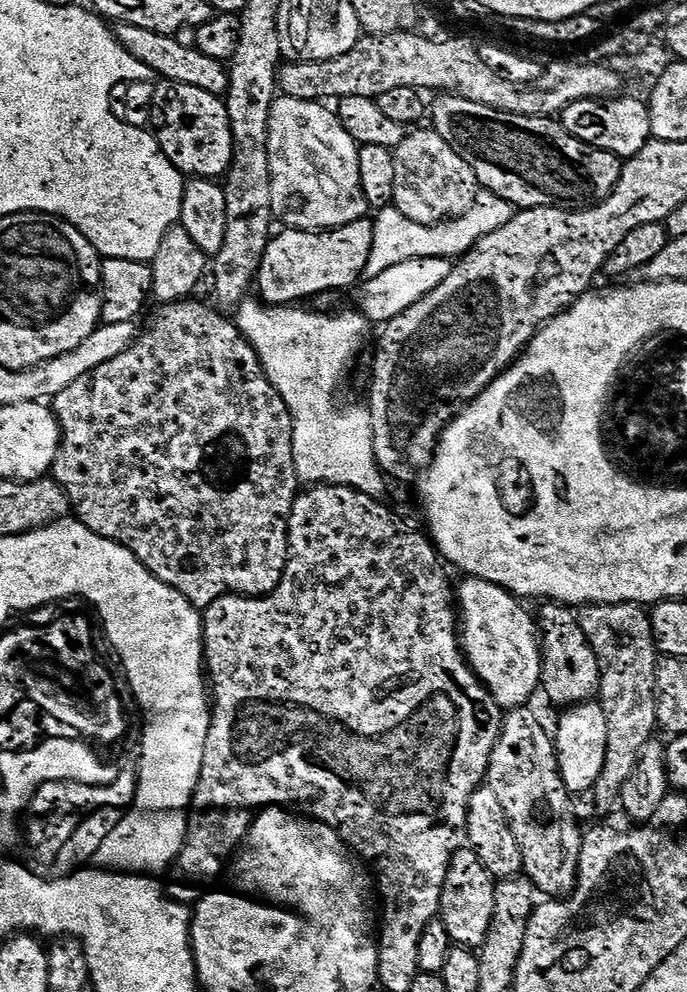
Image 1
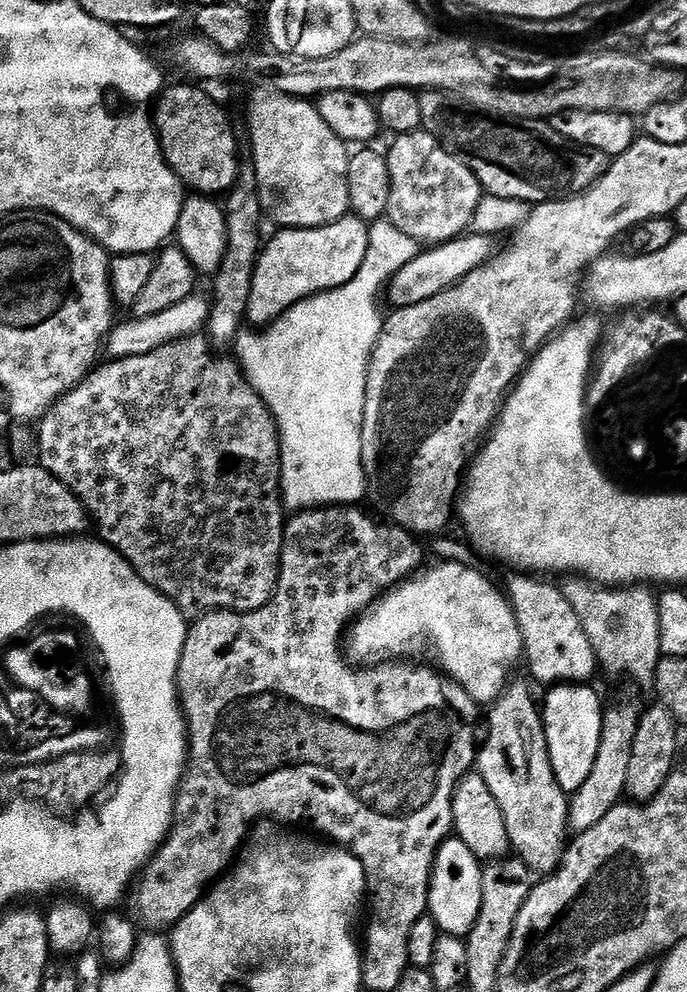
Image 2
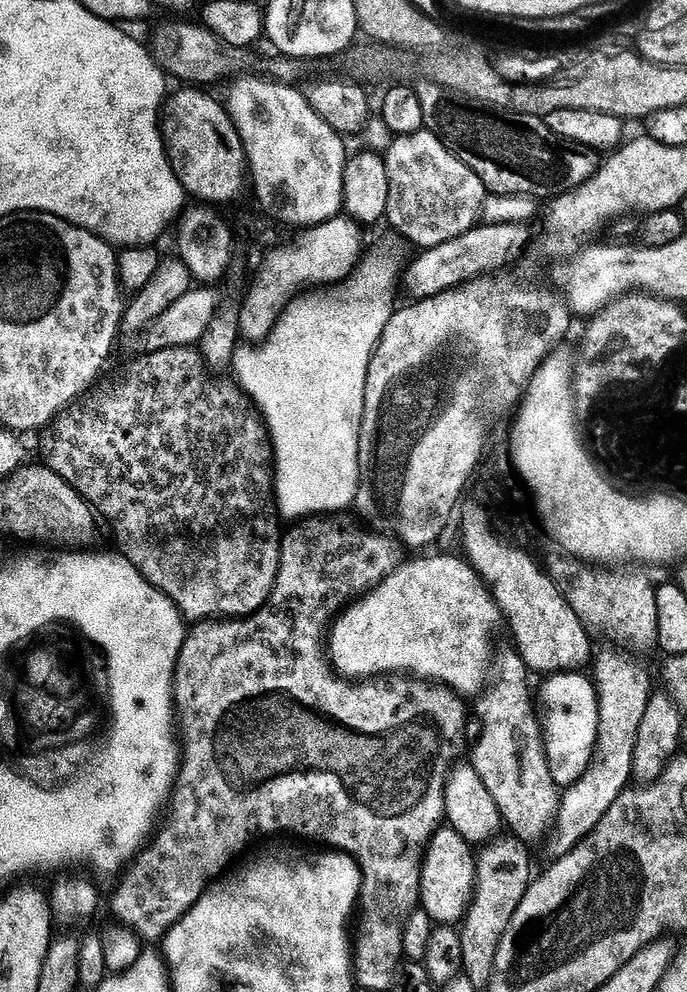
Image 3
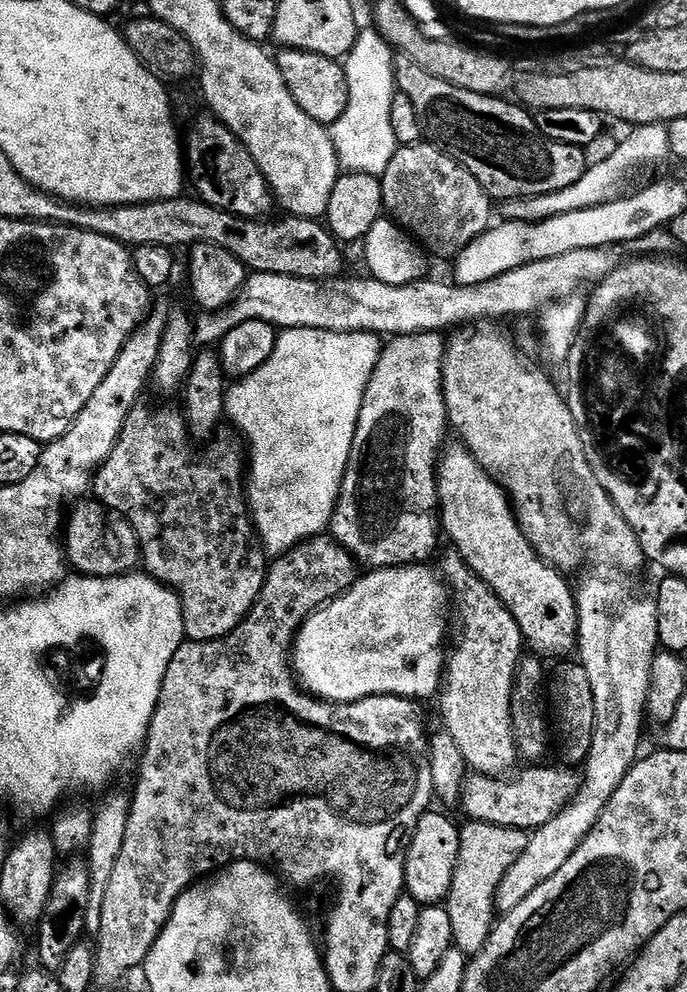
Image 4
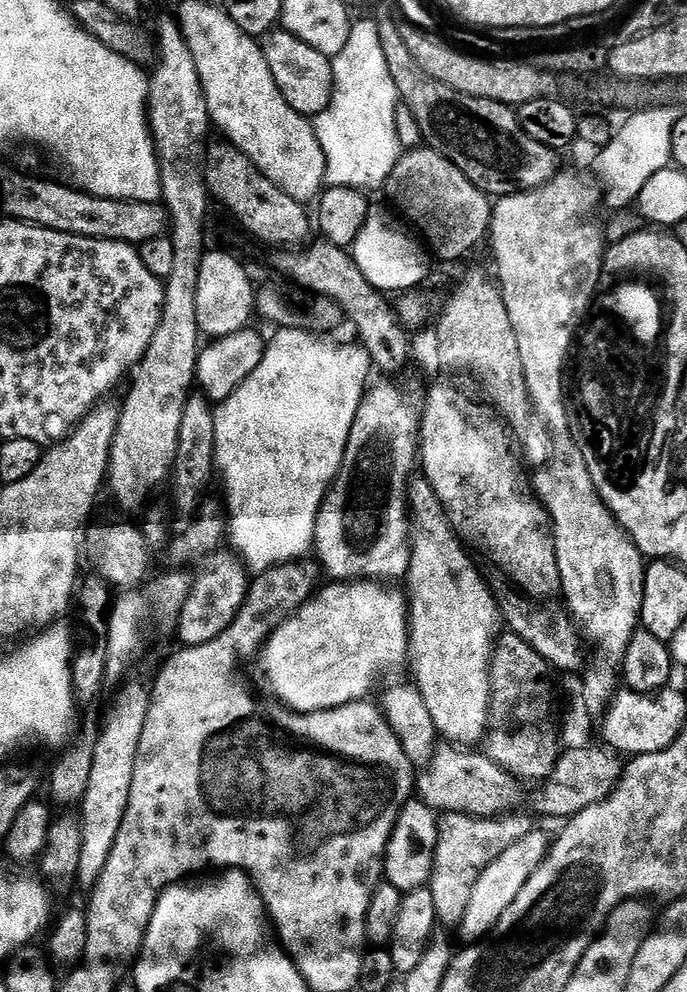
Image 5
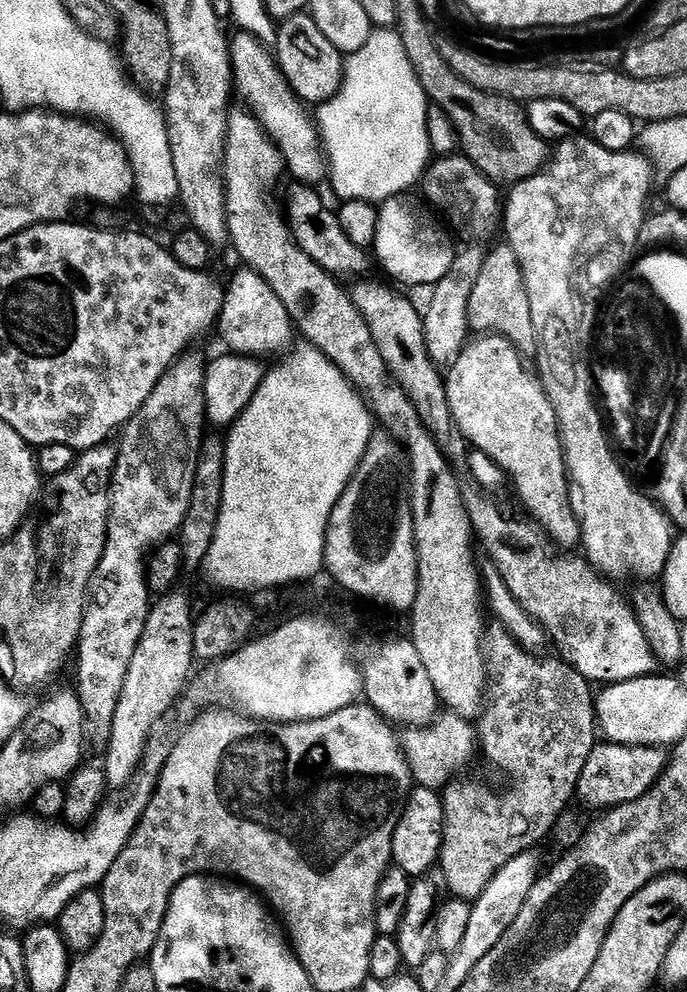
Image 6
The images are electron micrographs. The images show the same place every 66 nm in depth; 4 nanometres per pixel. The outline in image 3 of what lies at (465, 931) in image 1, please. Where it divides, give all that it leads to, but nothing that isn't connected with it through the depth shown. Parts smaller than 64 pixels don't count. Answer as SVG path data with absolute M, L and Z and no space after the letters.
M449 826L437 828L435 836L428 843L420 869L419 907L430 914L437 925L459 925L468 911L475 882L476 859L473 845Z

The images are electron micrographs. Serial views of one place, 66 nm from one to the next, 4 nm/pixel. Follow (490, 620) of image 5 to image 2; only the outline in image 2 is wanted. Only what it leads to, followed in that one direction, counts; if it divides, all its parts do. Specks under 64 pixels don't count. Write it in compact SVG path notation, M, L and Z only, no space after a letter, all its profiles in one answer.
M512 682L501 692L499 700L491 705L490 711L492 713L488 716L488 724L492 729L488 732L488 741L485 744L483 741L478 752L478 773L501 807L511 851L519 860L526 862L526 866L533 874L551 874L559 868L570 840L568 820L570 796L558 784L554 770L551 769L541 709L537 702L535 704L532 701L532 692L526 685Z

